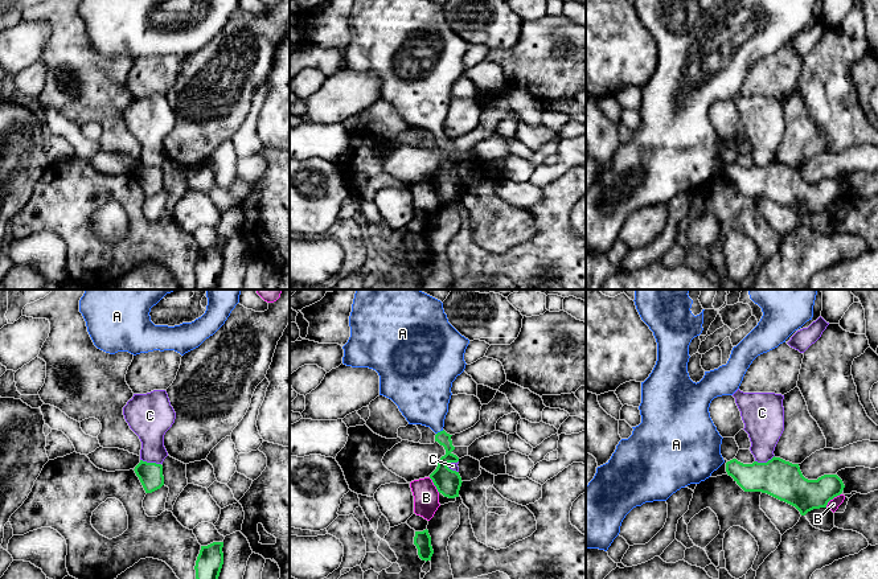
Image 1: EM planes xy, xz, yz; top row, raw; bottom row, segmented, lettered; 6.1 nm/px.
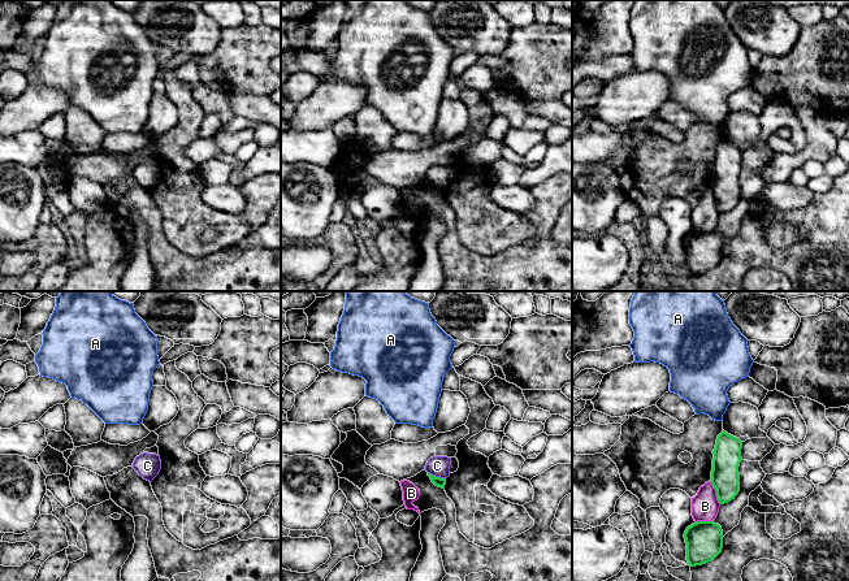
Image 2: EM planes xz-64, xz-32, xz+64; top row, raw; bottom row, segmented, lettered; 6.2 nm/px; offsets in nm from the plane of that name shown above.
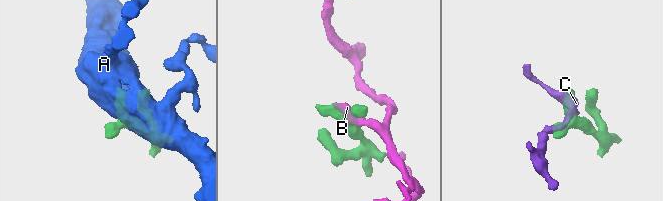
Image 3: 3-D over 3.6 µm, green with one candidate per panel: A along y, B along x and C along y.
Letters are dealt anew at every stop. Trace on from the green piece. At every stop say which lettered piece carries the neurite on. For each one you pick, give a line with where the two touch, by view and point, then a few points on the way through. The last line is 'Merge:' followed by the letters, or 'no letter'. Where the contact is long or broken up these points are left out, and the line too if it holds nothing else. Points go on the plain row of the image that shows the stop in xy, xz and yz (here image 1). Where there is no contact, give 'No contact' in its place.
A: Touches green at xz (440, 135). Path across: xz (442, 176), (447, 147), (440, 135), (422, 99)
Merge: A

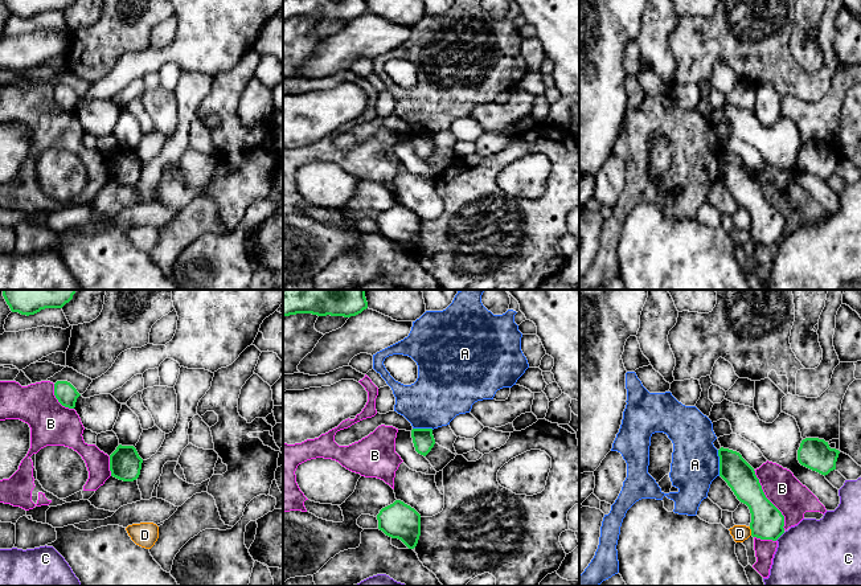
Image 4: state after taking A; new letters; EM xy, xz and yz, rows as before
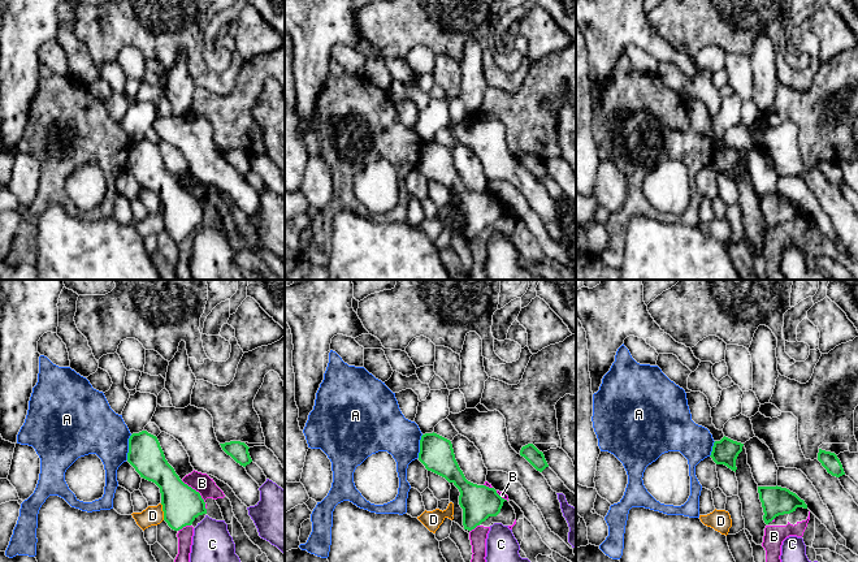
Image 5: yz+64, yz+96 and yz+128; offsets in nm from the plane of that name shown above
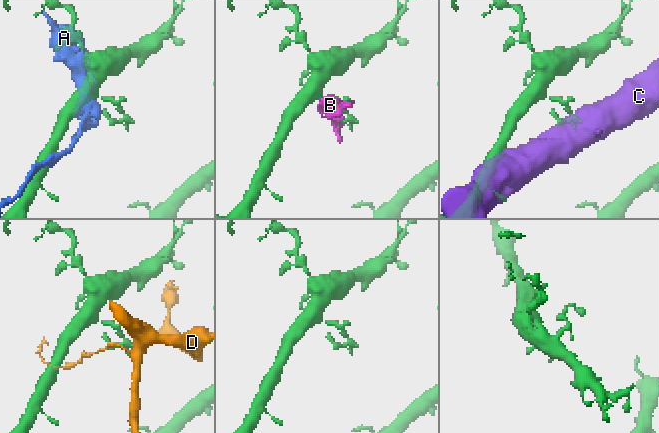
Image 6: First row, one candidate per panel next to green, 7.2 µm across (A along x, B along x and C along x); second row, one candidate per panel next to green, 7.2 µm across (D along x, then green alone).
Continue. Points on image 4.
Merge: no letter

